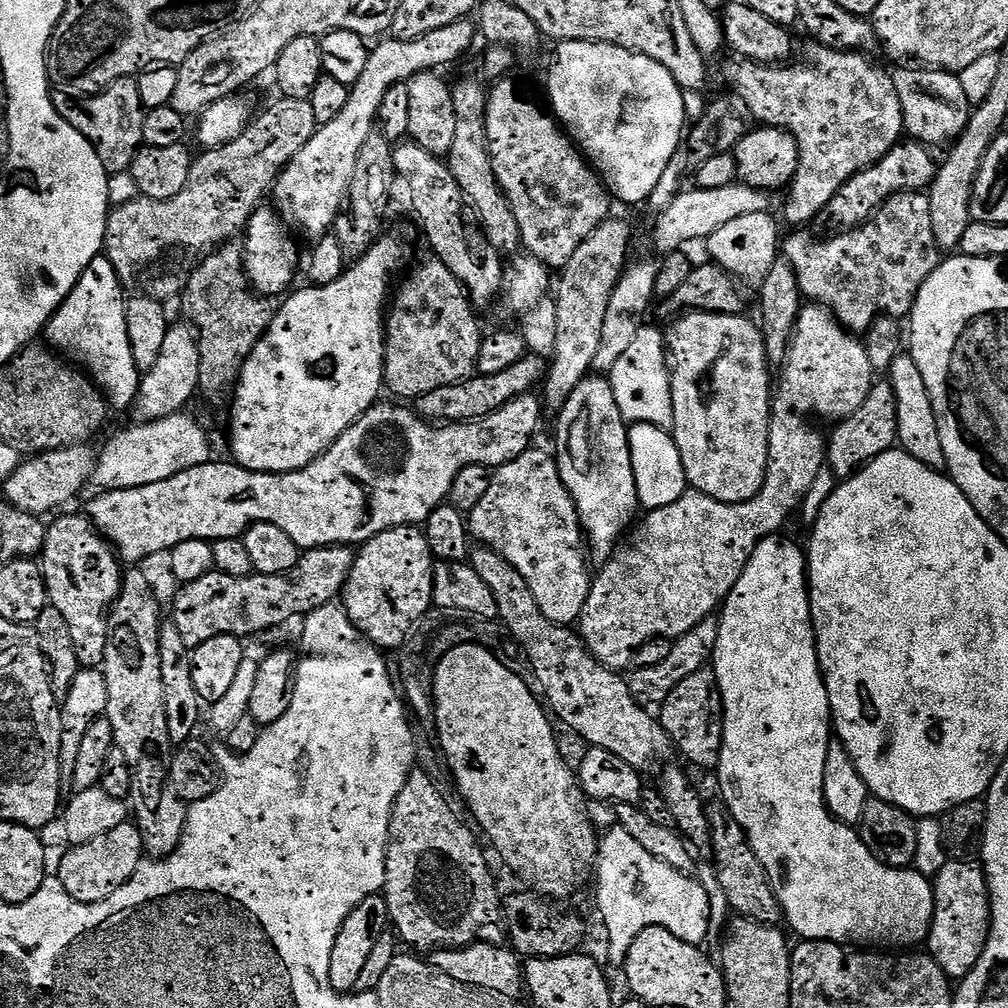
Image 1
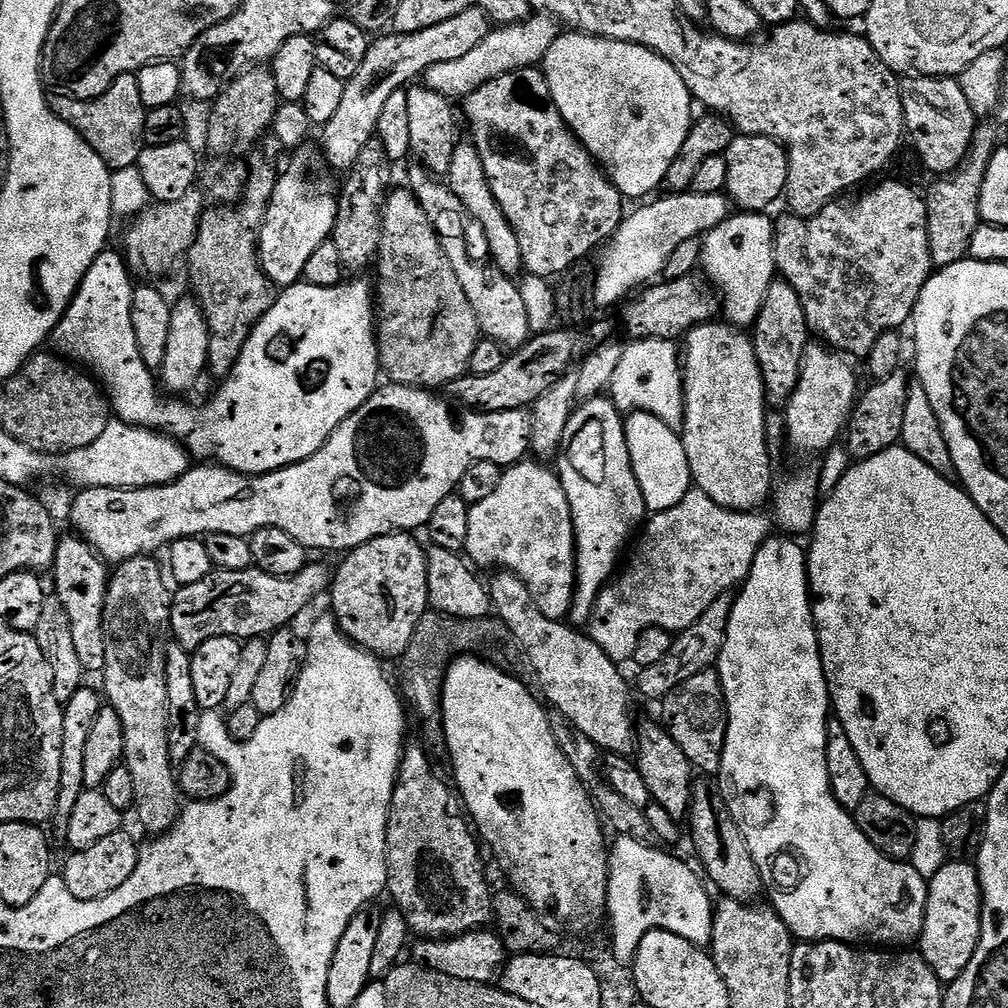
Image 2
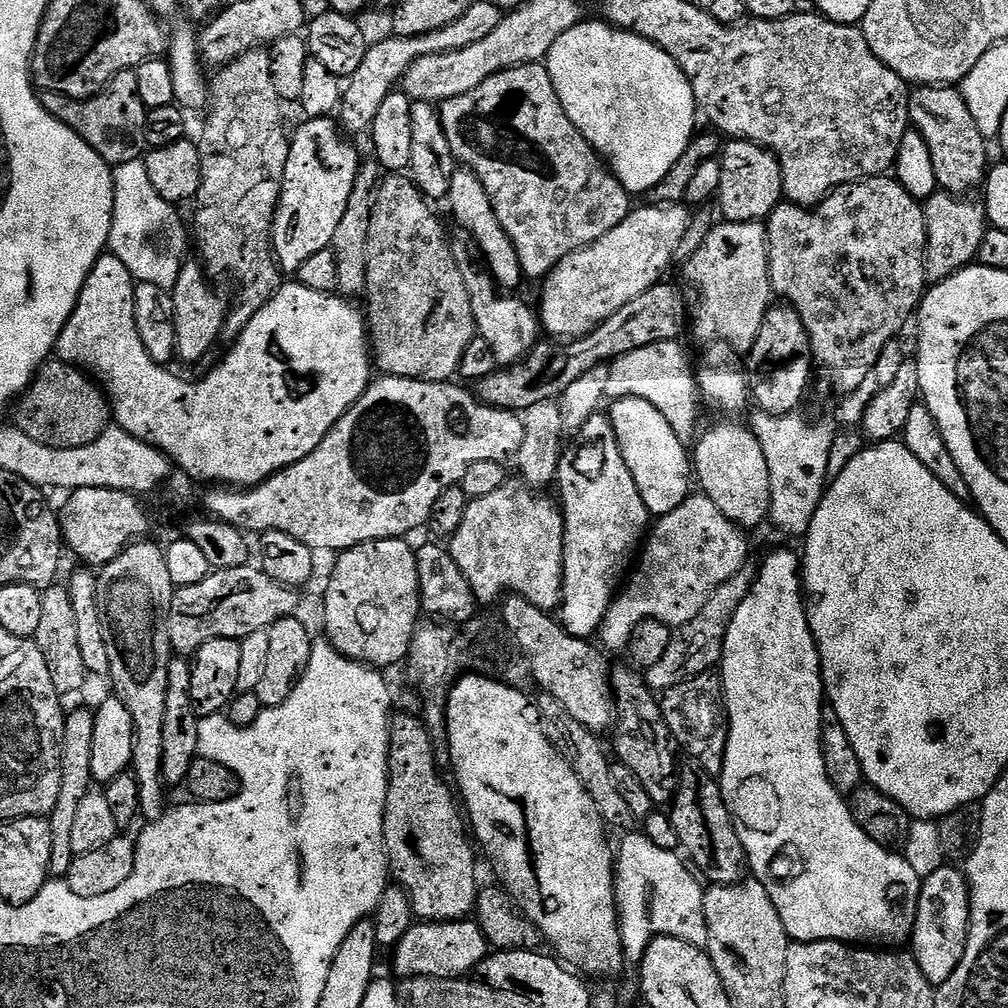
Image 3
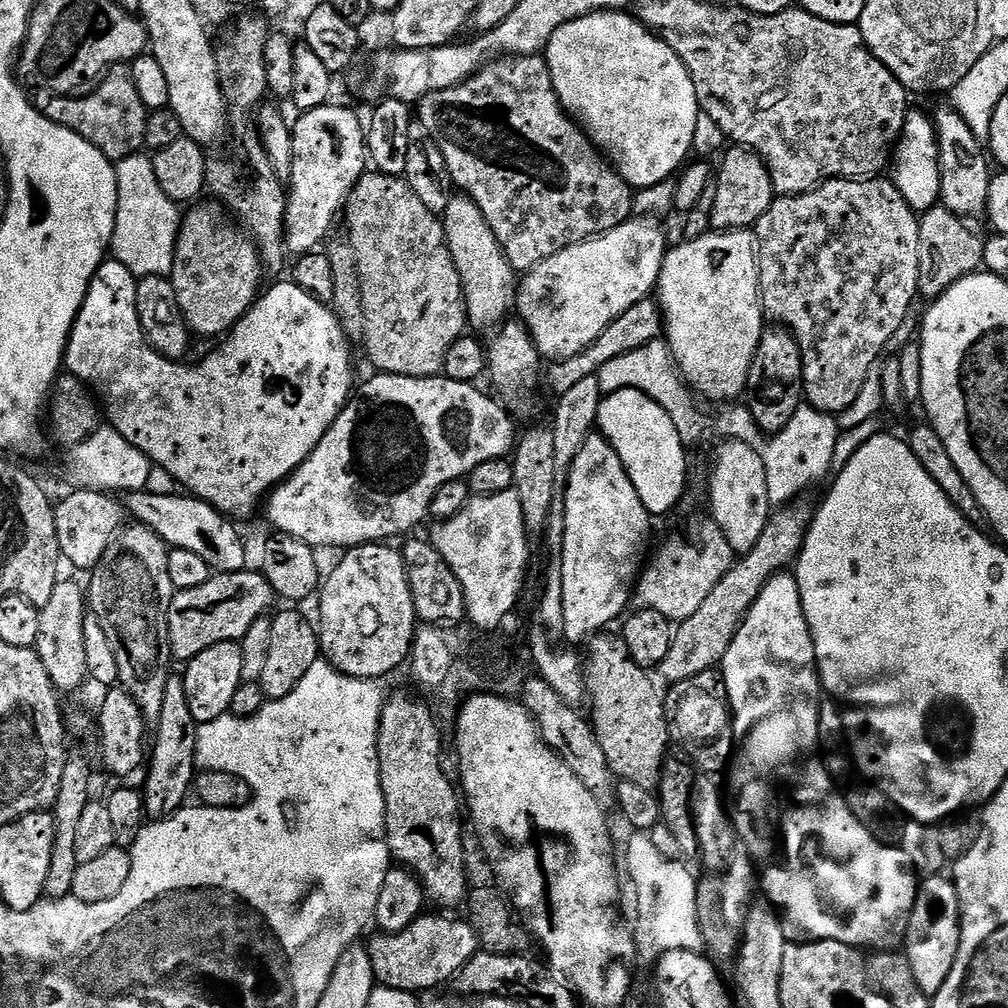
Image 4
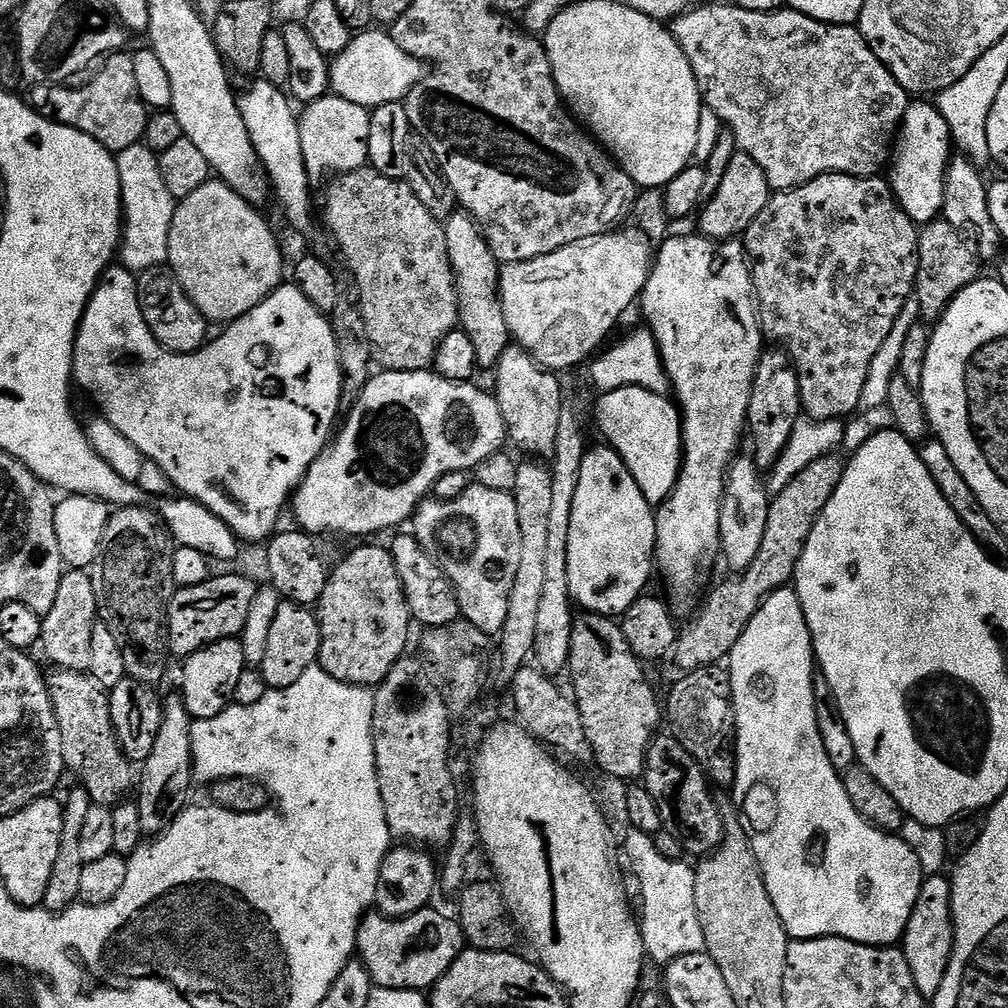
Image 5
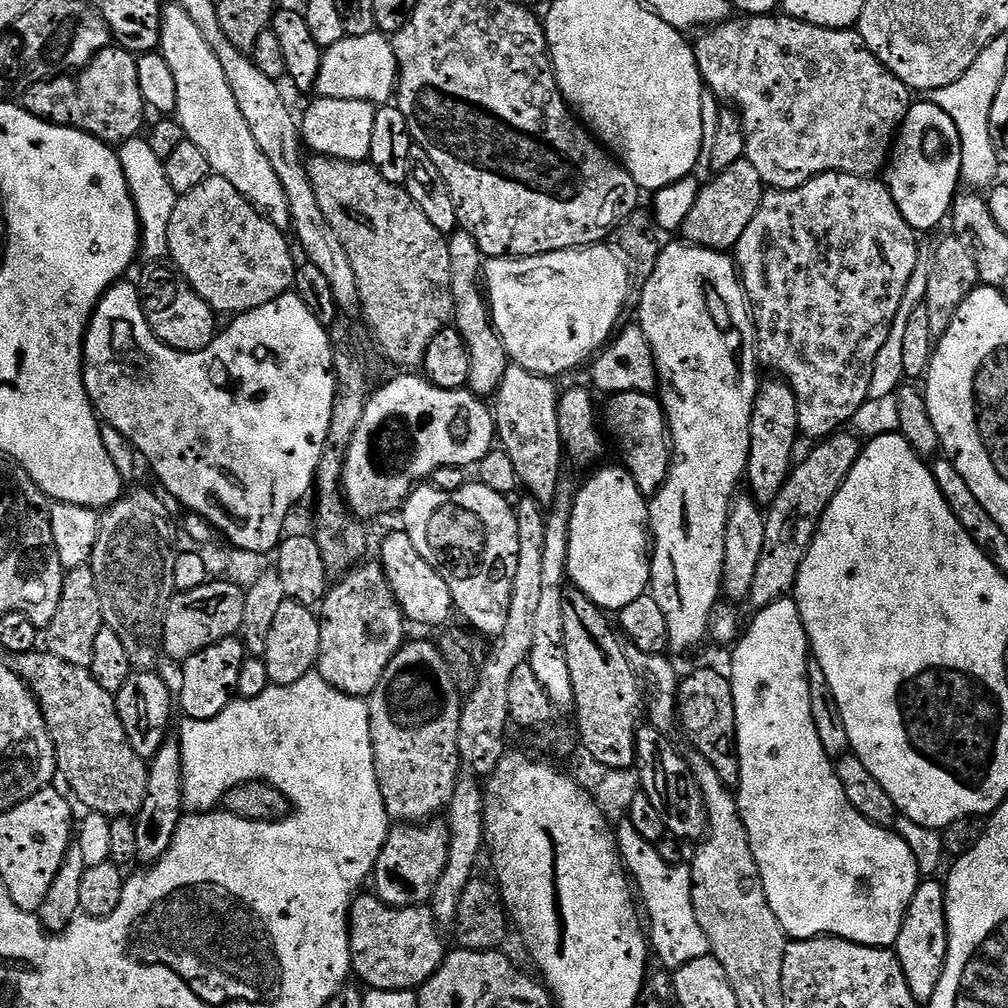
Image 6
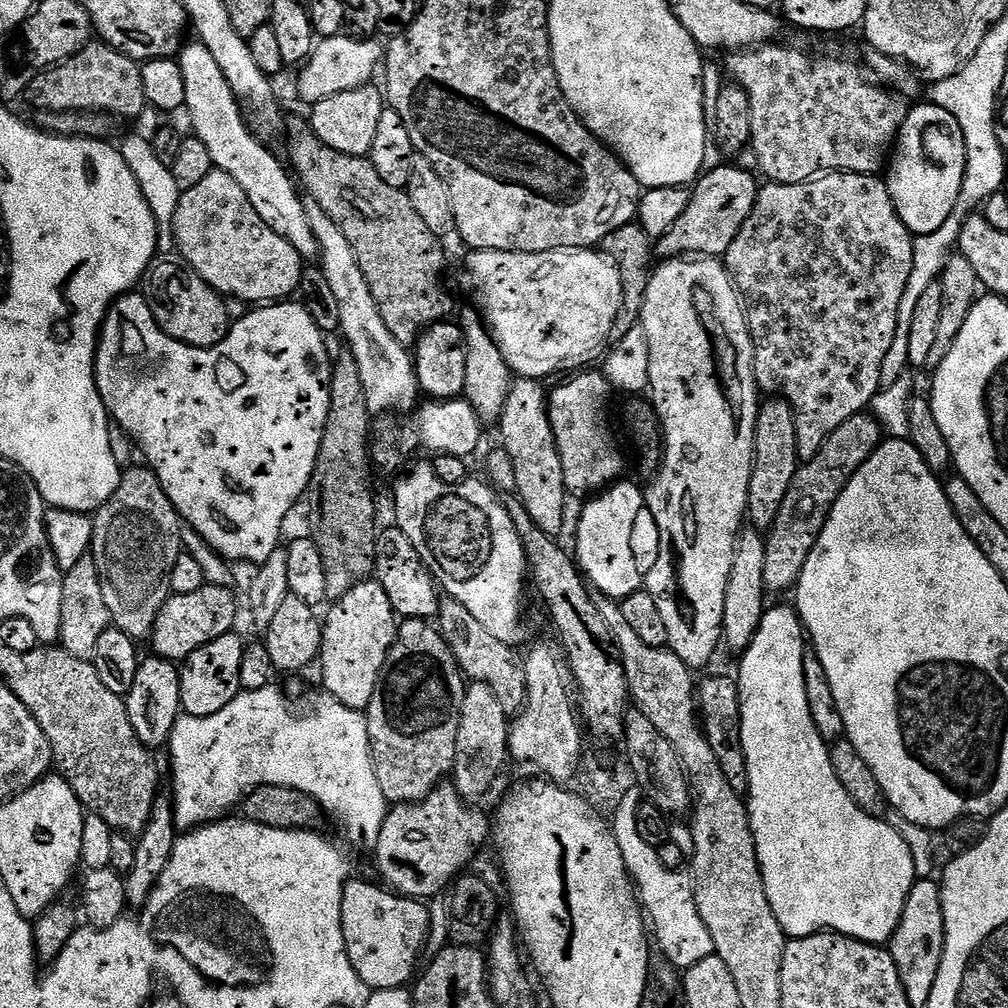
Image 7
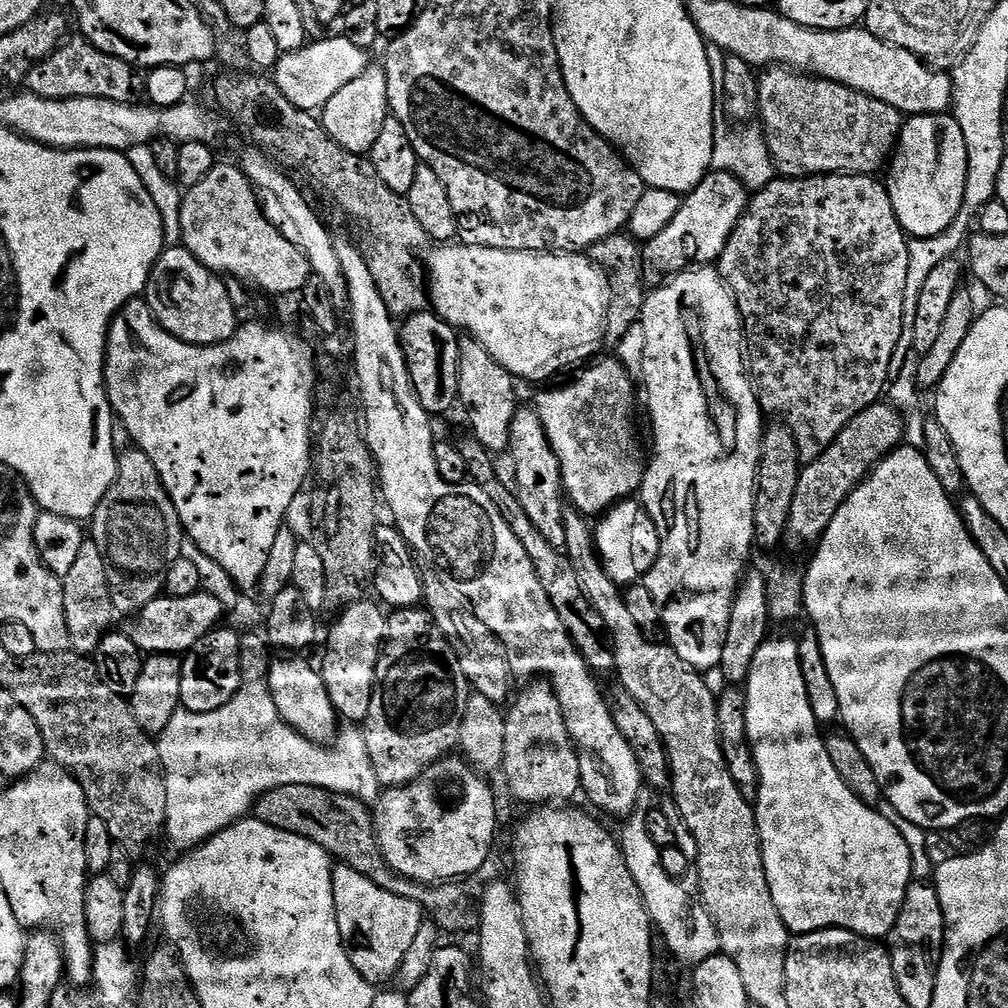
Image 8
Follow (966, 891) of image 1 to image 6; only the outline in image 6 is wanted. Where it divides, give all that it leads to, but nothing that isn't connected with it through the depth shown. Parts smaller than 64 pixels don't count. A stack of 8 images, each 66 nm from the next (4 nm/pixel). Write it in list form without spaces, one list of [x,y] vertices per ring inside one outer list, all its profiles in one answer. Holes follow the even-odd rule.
[[[936,878],[921,879],[906,910],[902,930],[894,945],[896,957],[902,966],[902,974],[906,974],[906,986],[910,986],[910,994],[914,994],[914,998],[921,1006],[927,1006],[934,998],[934,990],[938,990],[938,982],[942,982],[942,970],[948,957],[945,885],[941,881],[939,884],[938,881]]]

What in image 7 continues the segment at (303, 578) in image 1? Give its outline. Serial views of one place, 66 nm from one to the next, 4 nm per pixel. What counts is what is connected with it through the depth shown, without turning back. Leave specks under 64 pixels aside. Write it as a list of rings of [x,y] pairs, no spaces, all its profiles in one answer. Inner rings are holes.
[[[205,583],[203,588],[194,590],[194,594],[169,595],[168,601],[158,610],[152,624],[151,651],[163,660],[183,662],[190,654],[194,654],[194,650],[233,631],[237,626],[236,600],[232,593],[234,592],[231,587]]]

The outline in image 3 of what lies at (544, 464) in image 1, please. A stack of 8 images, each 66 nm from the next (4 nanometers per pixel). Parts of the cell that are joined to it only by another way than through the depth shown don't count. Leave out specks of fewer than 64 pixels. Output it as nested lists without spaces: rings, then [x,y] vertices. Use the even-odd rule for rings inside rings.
[[[512,478],[494,494],[468,501],[466,518],[462,518],[462,526],[451,538],[450,551],[481,605],[494,603],[496,596],[515,594],[525,596],[543,612],[552,614],[559,609],[564,590],[564,513],[553,497],[551,500],[544,495],[548,494],[537,494],[527,484]]]

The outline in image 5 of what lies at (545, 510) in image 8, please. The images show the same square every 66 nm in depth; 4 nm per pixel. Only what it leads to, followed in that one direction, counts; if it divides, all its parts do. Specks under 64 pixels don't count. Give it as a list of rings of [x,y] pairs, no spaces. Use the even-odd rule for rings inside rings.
[[[509,343],[507,349],[498,358],[494,369],[496,388],[494,395],[498,410],[502,410],[502,422],[507,439],[512,440],[532,458],[551,457],[554,442],[558,438],[558,418],[562,418],[562,406],[566,393],[560,389],[560,380],[555,371],[543,368],[519,344]]]

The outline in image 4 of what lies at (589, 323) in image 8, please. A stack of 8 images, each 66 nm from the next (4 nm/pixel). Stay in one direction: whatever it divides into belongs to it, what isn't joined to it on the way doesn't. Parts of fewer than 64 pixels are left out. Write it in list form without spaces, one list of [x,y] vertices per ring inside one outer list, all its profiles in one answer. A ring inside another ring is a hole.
[[[629,218],[623,224],[614,226],[614,230],[600,236],[591,236],[588,240],[574,246],[566,246],[558,254],[546,258],[523,273],[516,289],[515,311],[519,319],[530,330],[541,357],[555,362],[565,360],[590,346],[614,318],[626,314],[630,306],[649,299],[660,283],[660,271],[664,262],[666,243],[664,232],[659,223],[647,218]]]

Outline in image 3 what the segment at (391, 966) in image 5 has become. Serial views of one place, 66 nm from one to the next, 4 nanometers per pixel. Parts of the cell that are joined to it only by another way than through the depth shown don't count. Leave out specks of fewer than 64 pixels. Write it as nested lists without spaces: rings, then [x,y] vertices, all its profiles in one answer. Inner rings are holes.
[[[465,918],[447,924],[416,922],[391,949],[392,964],[400,978],[421,976],[439,980],[458,980],[475,973],[480,963],[490,955],[488,939],[475,919]]]

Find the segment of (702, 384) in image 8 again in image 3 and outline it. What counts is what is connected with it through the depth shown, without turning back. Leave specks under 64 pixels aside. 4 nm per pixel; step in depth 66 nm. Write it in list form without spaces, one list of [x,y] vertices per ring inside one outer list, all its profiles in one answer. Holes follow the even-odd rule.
[[[760,222],[717,223],[706,238],[706,242],[683,265],[682,270],[688,275],[689,282],[696,287],[696,304],[694,300],[694,311],[690,316],[690,332],[704,344],[725,340],[728,344],[736,344],[740,354],[748,353],[754,346],[754,338],[758,338],[762,318],[766,318],[774,300],[772,283],[768,277],[768,234],[765,225]]]

